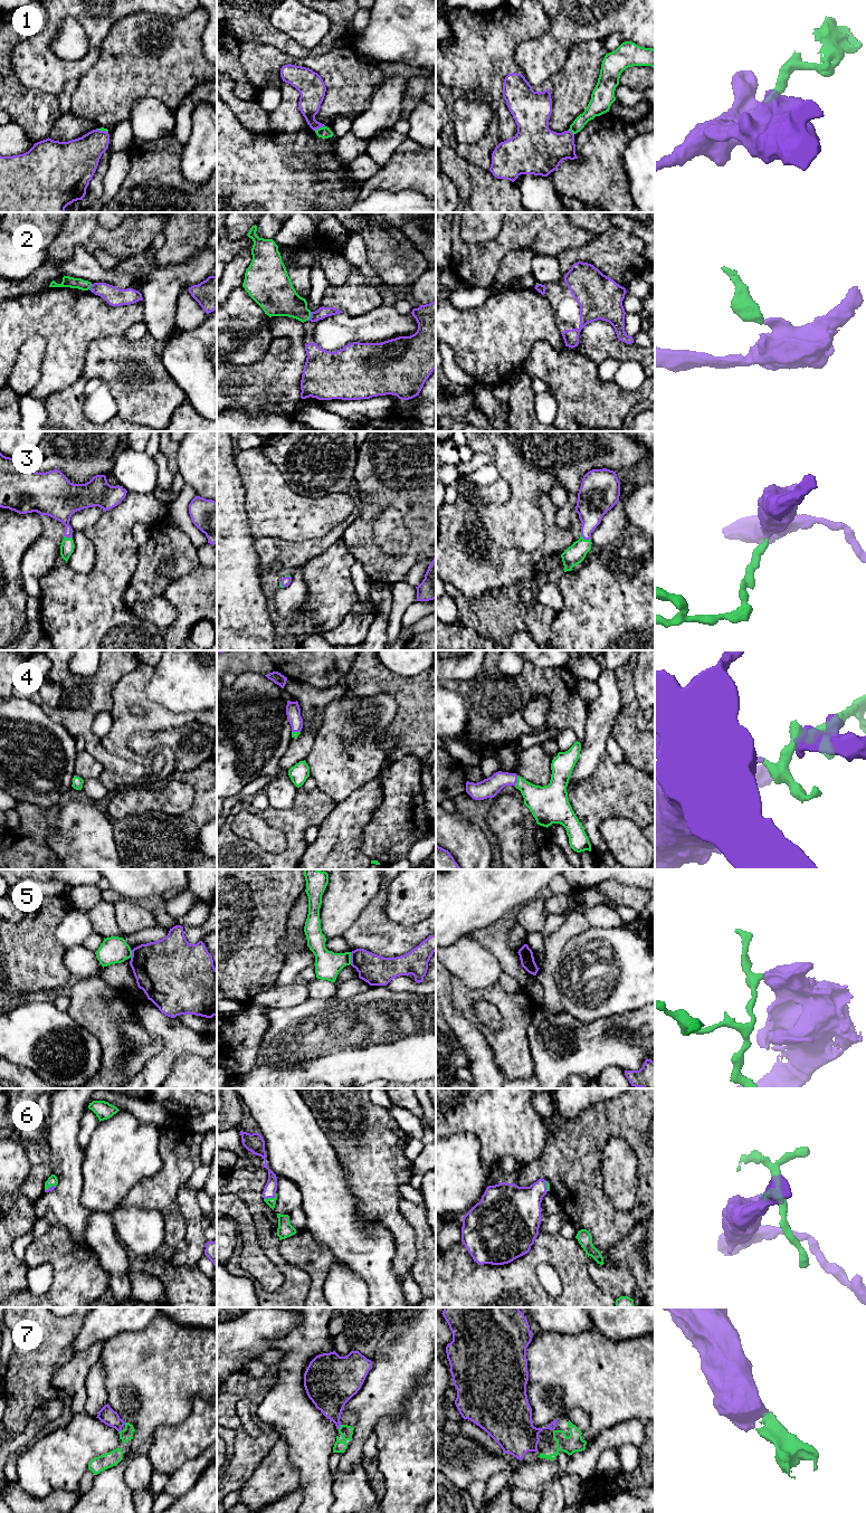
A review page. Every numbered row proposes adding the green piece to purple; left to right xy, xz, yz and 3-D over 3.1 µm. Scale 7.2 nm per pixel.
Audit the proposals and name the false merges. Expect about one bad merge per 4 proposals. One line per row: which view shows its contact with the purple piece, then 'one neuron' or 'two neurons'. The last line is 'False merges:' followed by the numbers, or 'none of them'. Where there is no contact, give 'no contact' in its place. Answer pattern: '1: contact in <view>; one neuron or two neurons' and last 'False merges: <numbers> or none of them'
1: contact in xz; two neurons
2: contact in xz; two neurons
3: contact in yz; one neuron
4: contact in yz; one neuron
5: contact in xz; two neurons
6: contact in xz; one neuron
7: contact in xz; one neuron
False merges: 1, 2, 5

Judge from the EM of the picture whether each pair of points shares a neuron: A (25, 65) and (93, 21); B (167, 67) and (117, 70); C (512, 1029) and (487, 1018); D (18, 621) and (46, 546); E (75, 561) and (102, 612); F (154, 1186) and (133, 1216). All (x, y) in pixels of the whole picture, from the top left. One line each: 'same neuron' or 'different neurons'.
A: same neuron
B: same neuron
C: different neurons
D: different neurons
E: different neurons
F: different neurons

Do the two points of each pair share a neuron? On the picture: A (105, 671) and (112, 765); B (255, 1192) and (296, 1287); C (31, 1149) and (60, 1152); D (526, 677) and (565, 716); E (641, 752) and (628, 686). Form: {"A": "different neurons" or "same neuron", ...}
{"A": "same neuron", "B": "same neuron", "C": "different neurons", "D": "same neuron", "E": "same neuron"}

